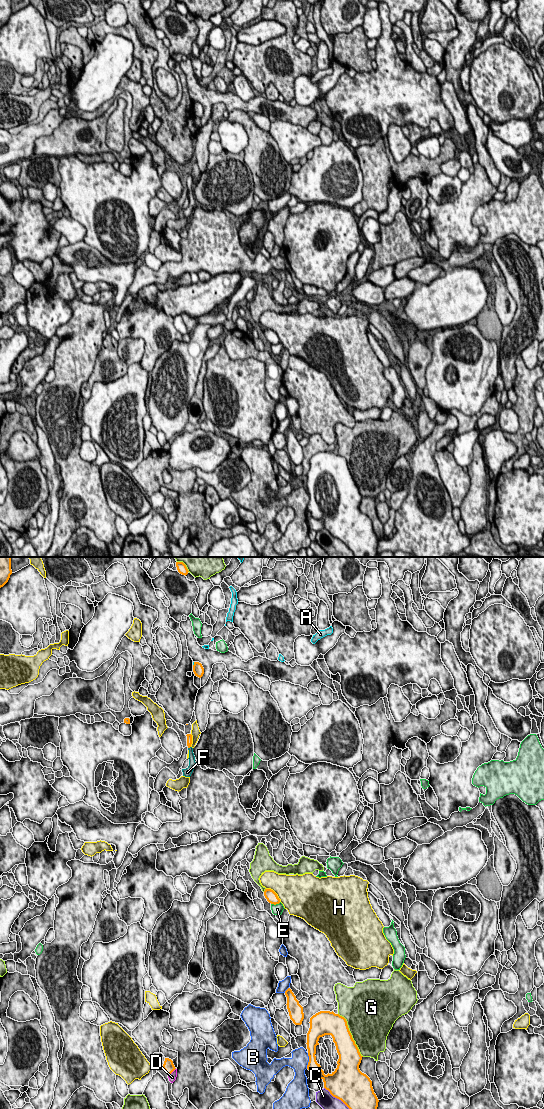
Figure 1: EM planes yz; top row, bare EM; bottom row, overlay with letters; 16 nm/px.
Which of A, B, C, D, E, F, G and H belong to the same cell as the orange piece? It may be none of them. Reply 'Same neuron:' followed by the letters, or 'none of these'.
Same neuron: F

